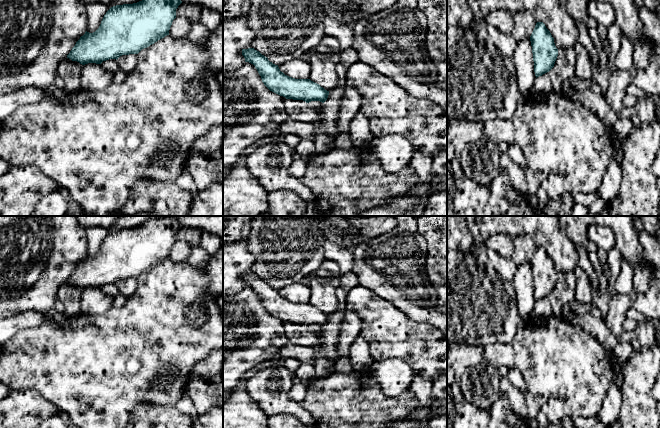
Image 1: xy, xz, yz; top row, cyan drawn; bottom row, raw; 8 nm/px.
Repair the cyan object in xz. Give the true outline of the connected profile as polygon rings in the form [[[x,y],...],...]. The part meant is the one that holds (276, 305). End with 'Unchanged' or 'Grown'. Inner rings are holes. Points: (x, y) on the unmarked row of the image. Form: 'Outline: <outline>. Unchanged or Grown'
Outline: [[[254,272],[242,273],[245,286],[255,290],[264,309],[272,316],[286,323],[303,324],[306,327],[320,325],[324,327],[329,319],[319,308],[310,303],[295,303],[280,295],[267,281]]]. Unchanged

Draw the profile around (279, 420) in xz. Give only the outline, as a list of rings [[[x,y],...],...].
[[[276,414],[268,417],[268,428],[307,428],[307,426],[295,415]]]

